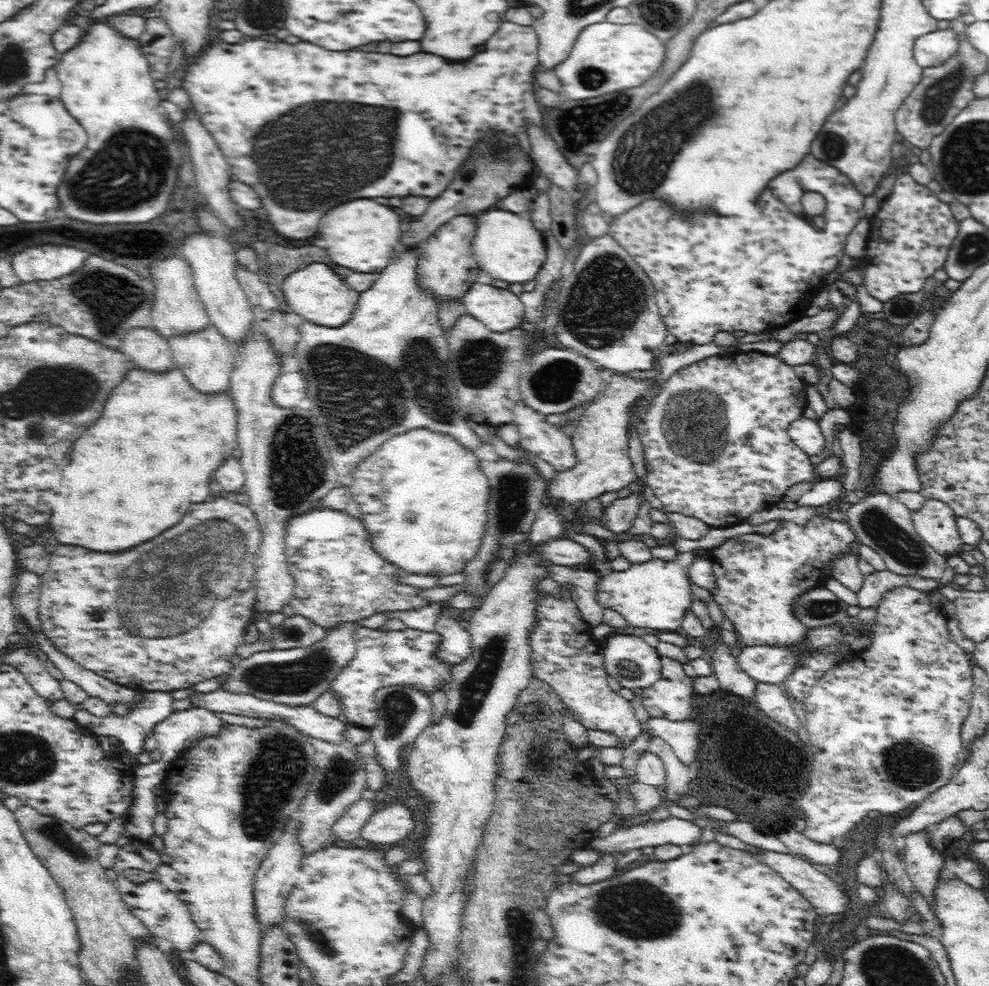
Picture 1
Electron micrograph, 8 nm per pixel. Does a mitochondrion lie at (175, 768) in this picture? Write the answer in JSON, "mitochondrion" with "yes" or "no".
{"mitochondrion":"no"}

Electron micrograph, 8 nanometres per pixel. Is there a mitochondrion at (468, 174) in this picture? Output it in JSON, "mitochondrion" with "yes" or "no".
{"mitochondrion":"yes"}

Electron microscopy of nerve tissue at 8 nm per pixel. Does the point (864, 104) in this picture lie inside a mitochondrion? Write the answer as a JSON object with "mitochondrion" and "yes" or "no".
{"mitochondrion":"no"}

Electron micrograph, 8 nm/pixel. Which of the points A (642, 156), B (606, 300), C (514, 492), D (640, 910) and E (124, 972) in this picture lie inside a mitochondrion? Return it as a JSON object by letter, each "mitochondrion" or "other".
{"A":"mitochondrion","B":"mitochondrion","C":"mitochondrion","D":"mitochondrion","E":"other"}

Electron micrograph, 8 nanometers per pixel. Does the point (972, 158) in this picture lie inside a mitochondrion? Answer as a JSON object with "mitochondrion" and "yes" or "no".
{"mitochondrion":"yes"}

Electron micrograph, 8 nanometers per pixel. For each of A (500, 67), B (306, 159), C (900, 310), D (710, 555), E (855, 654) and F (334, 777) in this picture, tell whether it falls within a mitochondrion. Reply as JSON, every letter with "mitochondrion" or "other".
{"A":"other","B":"mitochondrion","C":"other","D":"other","E":"other","F":"mitochondrion"}

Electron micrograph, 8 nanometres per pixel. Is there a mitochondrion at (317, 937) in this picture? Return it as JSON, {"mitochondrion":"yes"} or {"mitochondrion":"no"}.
{"mitochondrion":"yes"}

